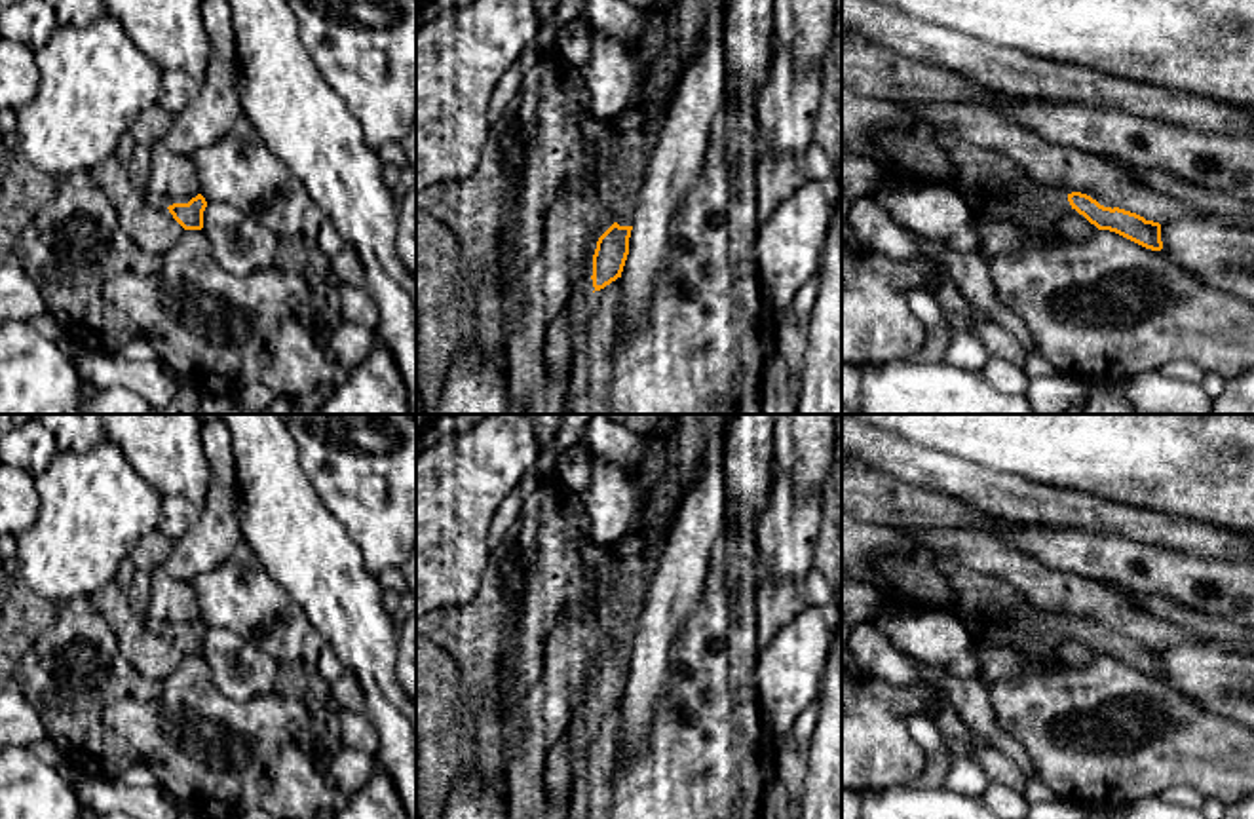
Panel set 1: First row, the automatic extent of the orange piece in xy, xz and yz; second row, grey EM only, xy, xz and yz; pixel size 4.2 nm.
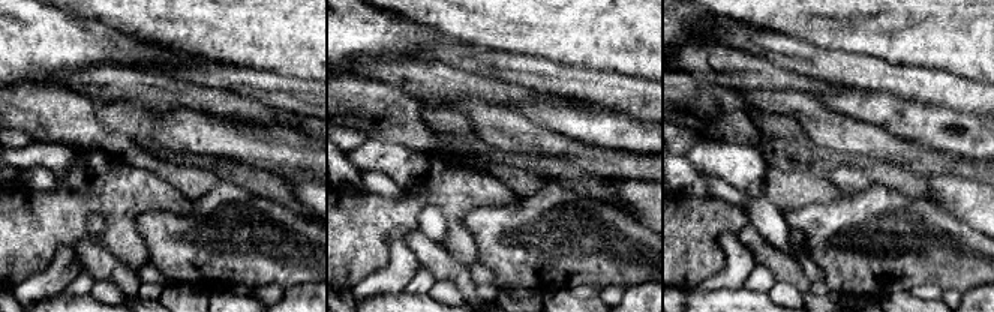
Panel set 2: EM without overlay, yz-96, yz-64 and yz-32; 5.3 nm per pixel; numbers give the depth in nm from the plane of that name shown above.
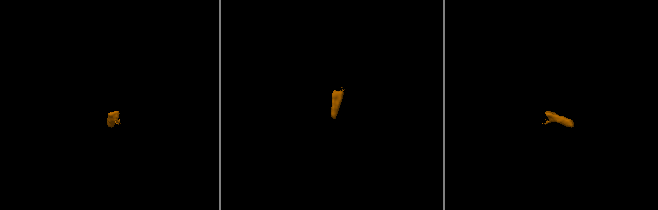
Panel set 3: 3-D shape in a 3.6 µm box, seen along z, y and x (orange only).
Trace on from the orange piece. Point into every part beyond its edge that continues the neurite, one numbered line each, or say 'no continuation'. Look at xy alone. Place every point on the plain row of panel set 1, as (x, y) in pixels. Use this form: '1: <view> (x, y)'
no continuation

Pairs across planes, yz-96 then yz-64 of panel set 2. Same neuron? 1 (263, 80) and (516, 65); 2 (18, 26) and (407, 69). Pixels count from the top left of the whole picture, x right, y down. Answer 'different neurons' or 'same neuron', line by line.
1: same neuron
2: different neurons

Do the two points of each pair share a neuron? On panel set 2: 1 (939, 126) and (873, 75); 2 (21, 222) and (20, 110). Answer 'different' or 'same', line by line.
1: different
2: different

